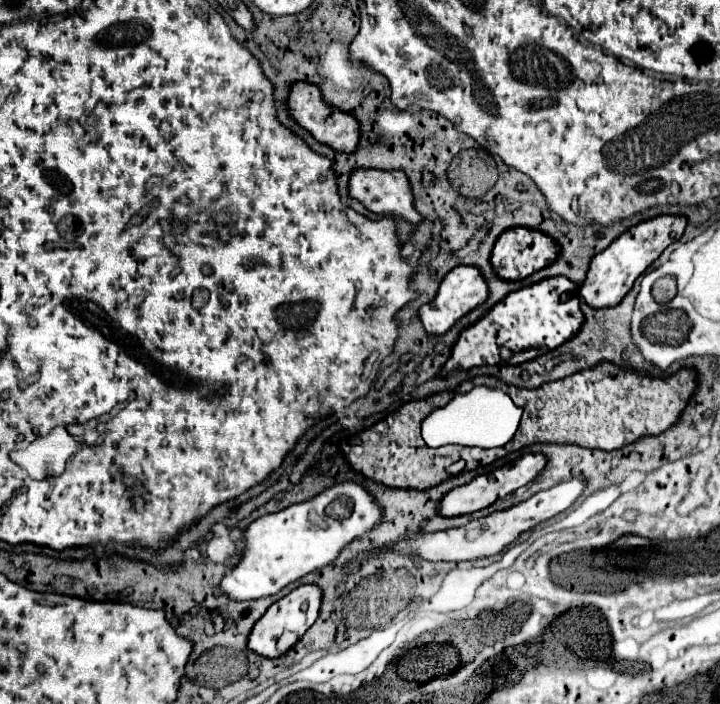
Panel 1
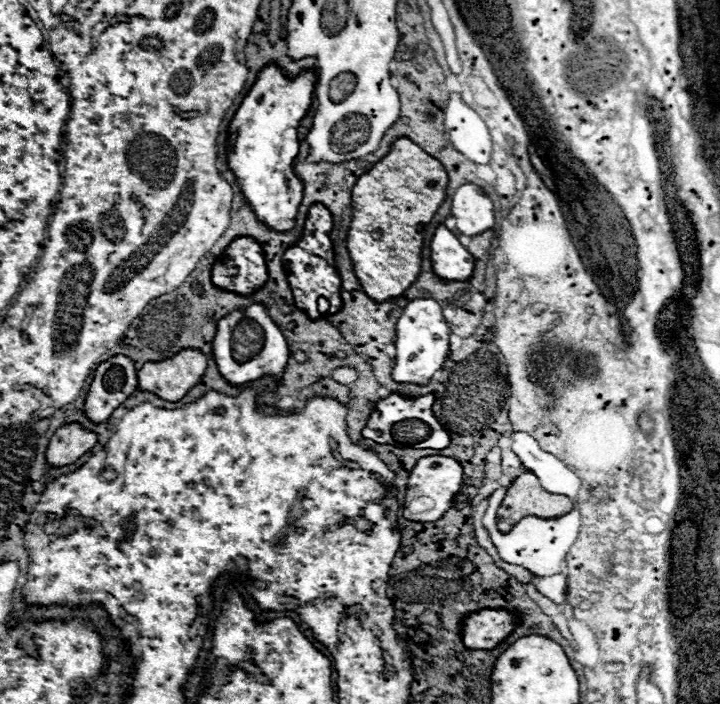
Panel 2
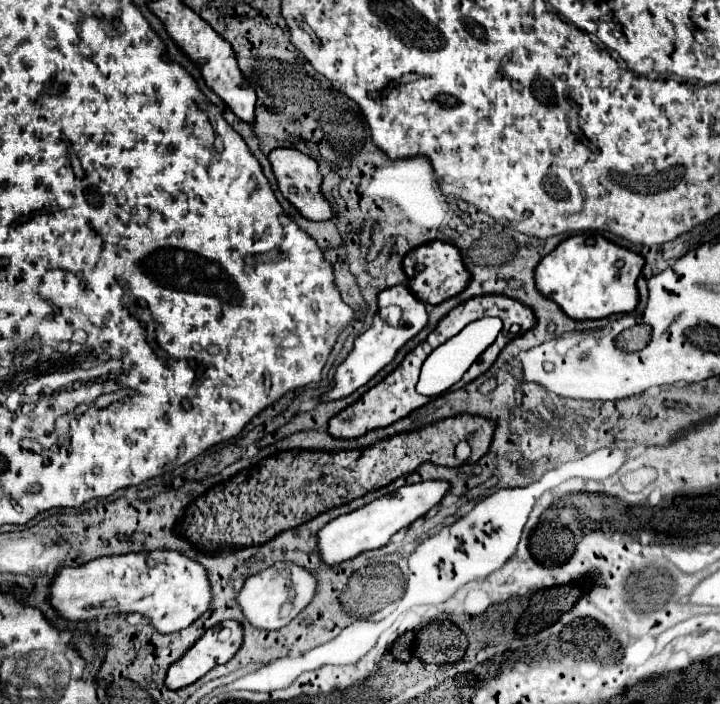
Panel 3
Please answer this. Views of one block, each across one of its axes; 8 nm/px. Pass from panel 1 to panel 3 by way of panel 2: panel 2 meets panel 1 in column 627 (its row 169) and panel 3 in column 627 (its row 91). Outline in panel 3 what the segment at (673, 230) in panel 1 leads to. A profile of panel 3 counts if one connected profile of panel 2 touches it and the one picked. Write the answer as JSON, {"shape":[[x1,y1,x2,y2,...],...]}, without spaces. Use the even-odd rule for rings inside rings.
{"shape":[[578,234,570,236,560,242,558,248,554,248,548,256,542,258,542,262,536,266,534,278,536,288,540,294,556,302,562,312,574,320,588,320,588,318,606,318,610,314,630,314,638,306,638,290,636,280,640,276,640,270,644,266,644,258,640,254,634,254,626,248,620,248,612,242,608,242,600,234]]}

